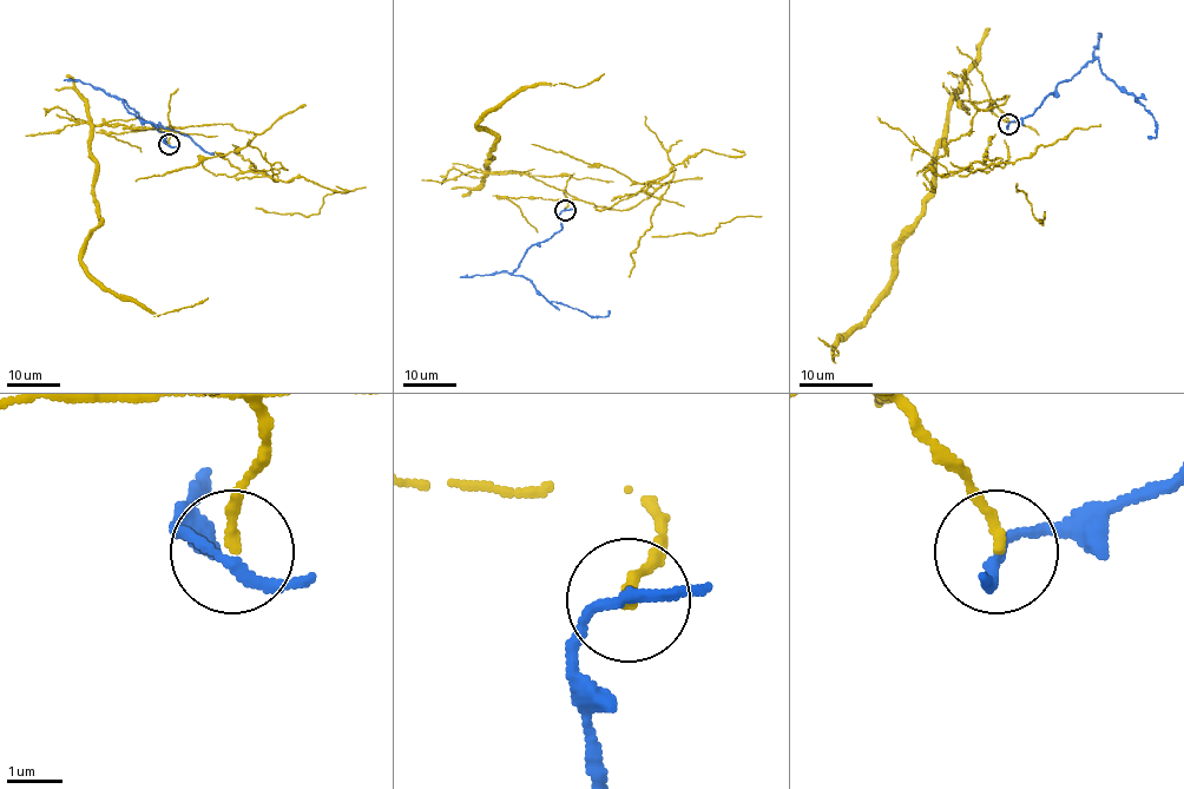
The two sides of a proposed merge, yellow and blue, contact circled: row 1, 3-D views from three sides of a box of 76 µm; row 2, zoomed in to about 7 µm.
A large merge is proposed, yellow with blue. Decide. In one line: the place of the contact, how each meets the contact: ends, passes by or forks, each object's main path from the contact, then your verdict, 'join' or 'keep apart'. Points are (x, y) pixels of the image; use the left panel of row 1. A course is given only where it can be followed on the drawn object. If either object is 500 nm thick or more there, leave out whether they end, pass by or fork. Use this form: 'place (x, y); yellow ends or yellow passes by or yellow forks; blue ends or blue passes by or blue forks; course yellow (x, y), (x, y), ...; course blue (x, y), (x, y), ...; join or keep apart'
place (169, 144); yellow ends; blue passes by; course yellow (169, 144), (176, 127), (94, 127), (90, 152), (99, 225), (81, 263), (105, 287), (157, 315), (208, 297); course blue (169, 145), (163, 140), (165, 135), (151, 123), (130, 113), (117, 97), (155, 126), (189, 136), (212, 155); keep apart

